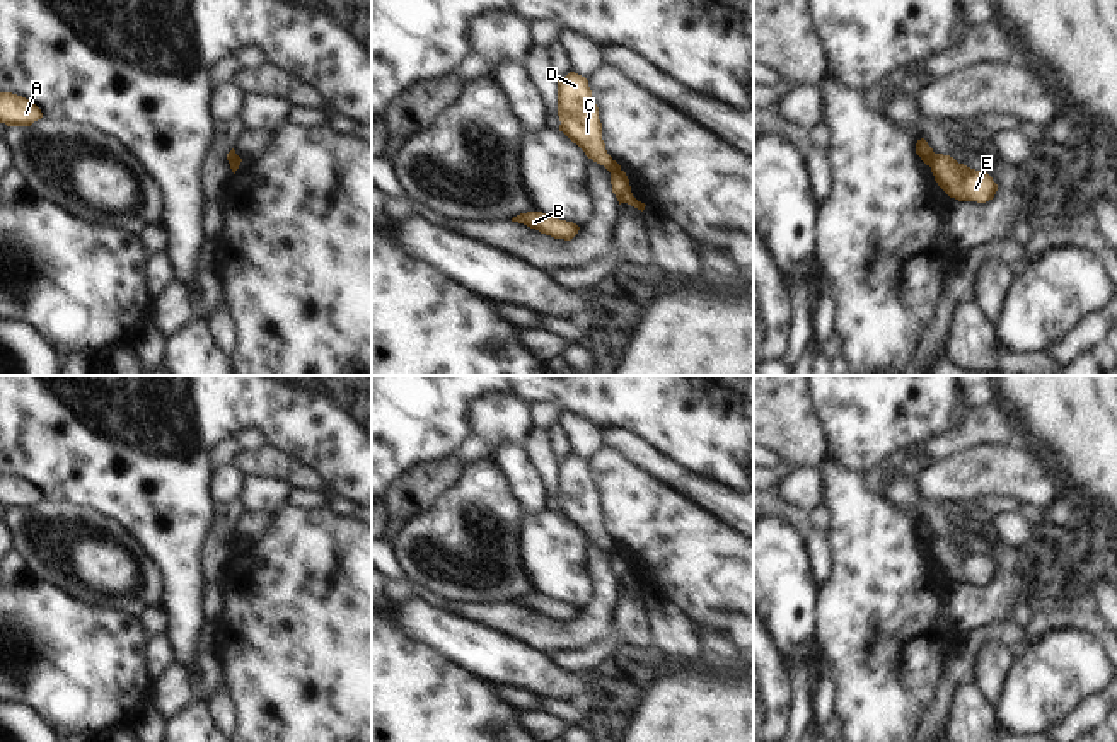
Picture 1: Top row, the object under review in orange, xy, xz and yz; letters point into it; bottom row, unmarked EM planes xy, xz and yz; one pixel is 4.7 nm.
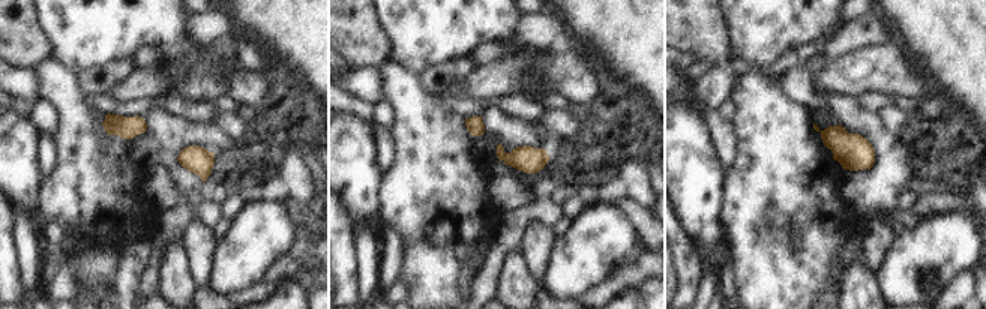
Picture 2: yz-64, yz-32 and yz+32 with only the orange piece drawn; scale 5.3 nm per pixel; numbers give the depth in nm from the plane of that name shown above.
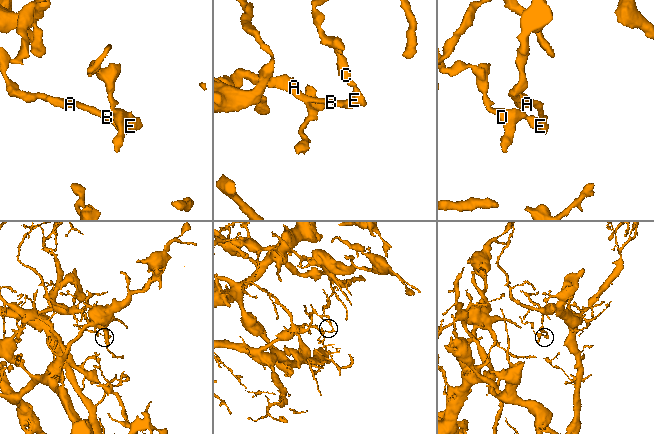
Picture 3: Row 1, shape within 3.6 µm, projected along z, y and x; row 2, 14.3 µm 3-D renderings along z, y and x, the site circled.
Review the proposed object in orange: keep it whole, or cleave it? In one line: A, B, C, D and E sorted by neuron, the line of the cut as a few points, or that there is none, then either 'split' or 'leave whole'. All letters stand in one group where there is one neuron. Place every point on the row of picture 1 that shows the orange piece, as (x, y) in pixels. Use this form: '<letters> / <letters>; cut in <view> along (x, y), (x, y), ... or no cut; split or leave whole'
A B E / C D; cut in yz along (935, 154), (930, 166); split

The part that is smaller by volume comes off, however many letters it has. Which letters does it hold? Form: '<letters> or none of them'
C, D

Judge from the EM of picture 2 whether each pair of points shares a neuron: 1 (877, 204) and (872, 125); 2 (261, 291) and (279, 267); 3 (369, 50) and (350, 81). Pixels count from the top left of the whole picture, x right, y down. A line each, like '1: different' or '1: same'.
1: same
2: same
3: different

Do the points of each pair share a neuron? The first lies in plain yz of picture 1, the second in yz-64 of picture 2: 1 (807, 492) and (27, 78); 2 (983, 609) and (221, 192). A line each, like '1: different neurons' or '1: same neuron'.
1: same neuron
2: different neurons

